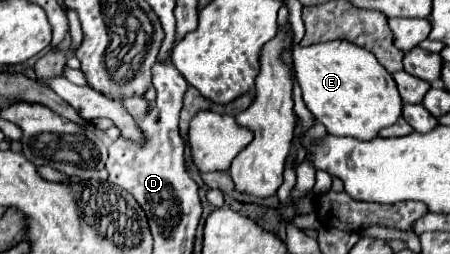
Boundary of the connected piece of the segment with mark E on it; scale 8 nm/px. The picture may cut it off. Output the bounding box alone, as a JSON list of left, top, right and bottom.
[293,35,402,141]

